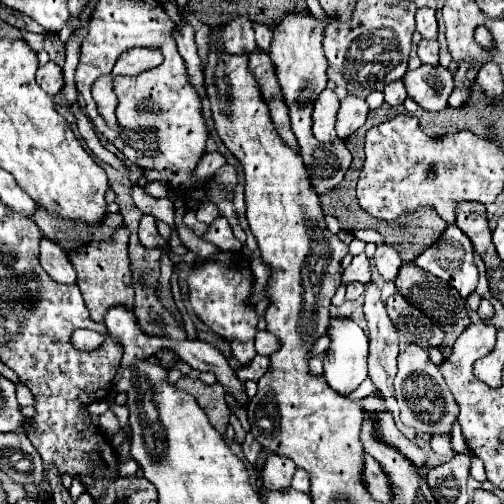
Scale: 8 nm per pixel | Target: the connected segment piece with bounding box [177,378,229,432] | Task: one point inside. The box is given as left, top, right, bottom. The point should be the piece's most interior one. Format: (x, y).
(211, 398)

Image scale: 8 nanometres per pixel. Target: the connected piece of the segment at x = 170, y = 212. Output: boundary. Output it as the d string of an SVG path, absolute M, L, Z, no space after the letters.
M133 186L133 202L143 214L149 214L157 220L163 220L169 226L175 224L175 206L173 206L171 198L157 200L157 198L151 198L149 194L145 194L141 186Z

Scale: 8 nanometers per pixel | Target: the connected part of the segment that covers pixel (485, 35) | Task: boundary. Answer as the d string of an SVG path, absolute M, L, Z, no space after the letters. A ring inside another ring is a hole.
M479 26L479 28L475 30L475 40L477 40L477 44L479 44L483 50L491 50L491 48L495 48L495 44L493 44L493 36L491 36L491 32L489 32L485 26Z

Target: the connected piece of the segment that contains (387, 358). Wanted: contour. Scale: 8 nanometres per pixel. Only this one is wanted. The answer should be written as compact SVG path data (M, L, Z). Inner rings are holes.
M369 282L367 290L365 290L365 300L363 300L363 312L365 312L365 318L367 318L367 326L369 326L369 332L371 332L371 342L369 342L369 378L371 382L375 384L375 388L383 394L383 398L386 398L386 405L389 412L393 414L395 418L395 424L397 428L409 438L413 440L416 437L416 431L405 424L401 424L399 420L399 407L397 400L394 396L394 390L391 388L393 384L393 378L395 378L395 372L397 372L397 357L399 355L399 336L397 336L397 330L385 310L385 302L381 300L381 290L377 288L375 282Z

